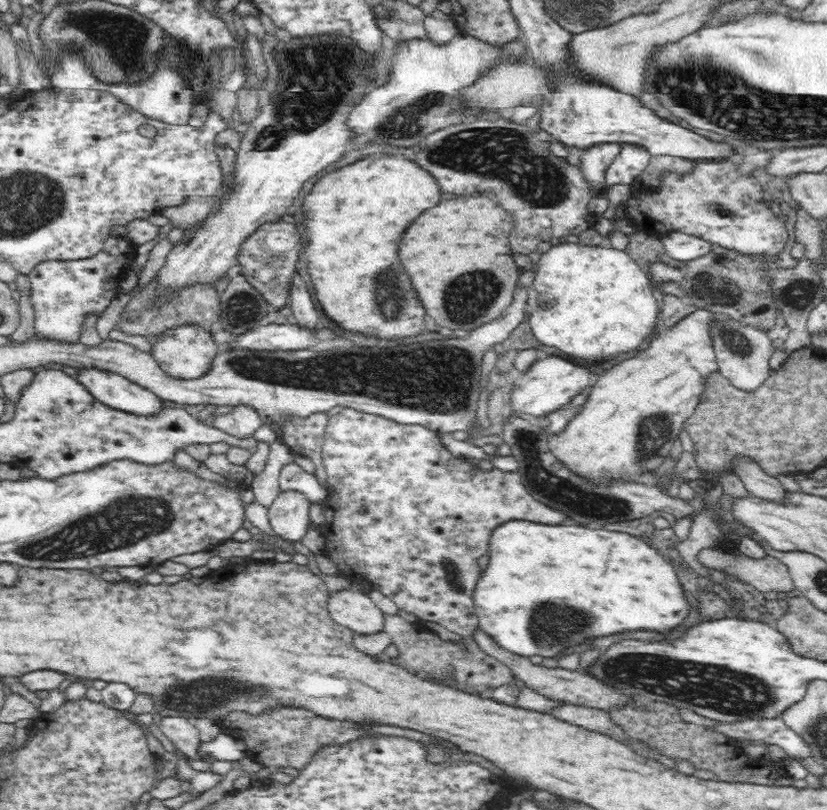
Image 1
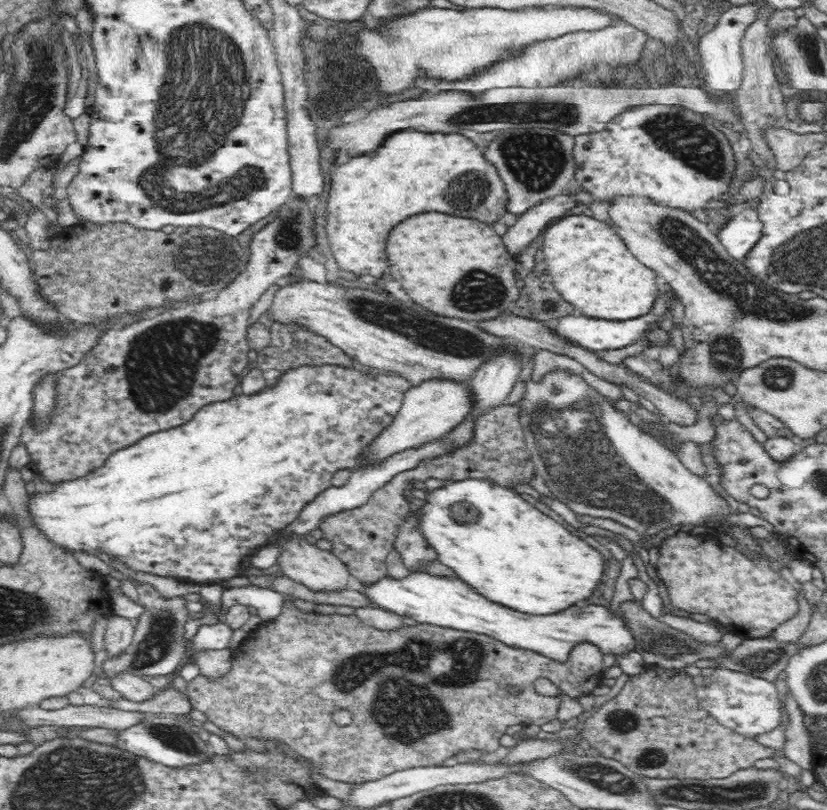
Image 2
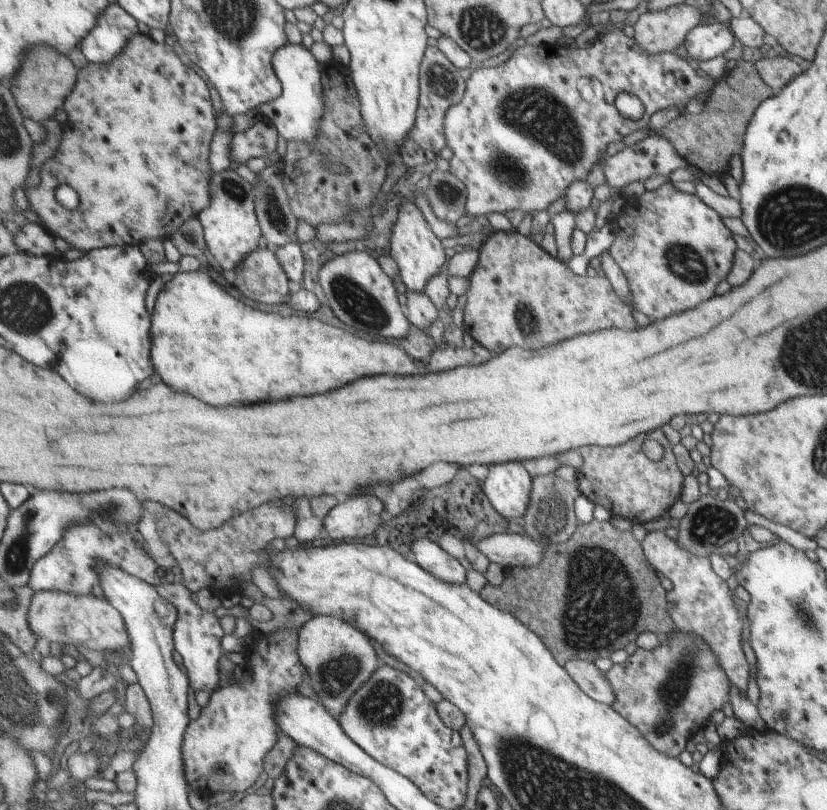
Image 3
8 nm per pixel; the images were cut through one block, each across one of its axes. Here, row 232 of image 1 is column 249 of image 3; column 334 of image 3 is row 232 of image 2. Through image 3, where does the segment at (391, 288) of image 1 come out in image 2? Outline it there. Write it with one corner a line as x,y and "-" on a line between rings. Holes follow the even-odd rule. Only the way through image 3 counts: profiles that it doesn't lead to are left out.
404,130
392,134
384,146
376,148
370,156
352,158
346,164
339,161
338,168
333,168
331,174
330,192
326,200
326,238
342,271
358,276
382,278
390,260
386,254
386,244
390,230
404,222
406,218
420,212
444,212
452,216
476,218
482,222
492,222
503,218
505,211
504,186
500,184
496,170
482,158
480,150
460,134
424,134
416,130

